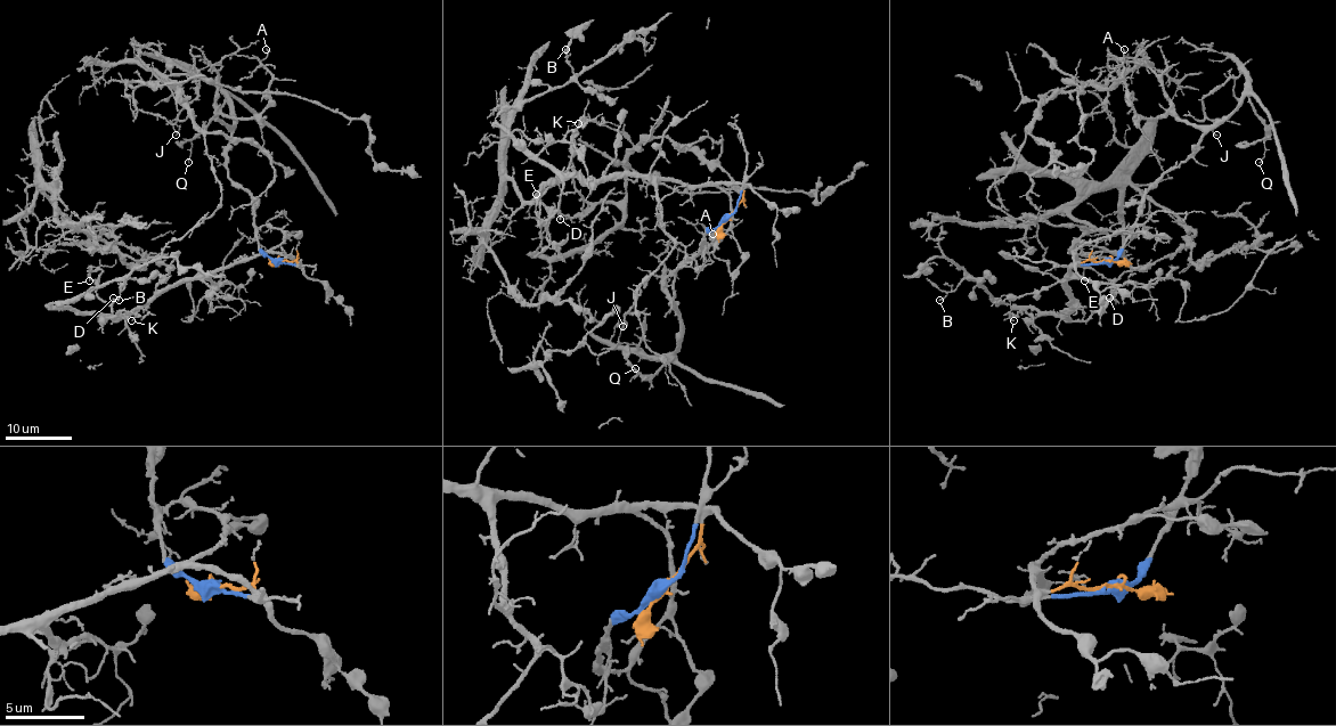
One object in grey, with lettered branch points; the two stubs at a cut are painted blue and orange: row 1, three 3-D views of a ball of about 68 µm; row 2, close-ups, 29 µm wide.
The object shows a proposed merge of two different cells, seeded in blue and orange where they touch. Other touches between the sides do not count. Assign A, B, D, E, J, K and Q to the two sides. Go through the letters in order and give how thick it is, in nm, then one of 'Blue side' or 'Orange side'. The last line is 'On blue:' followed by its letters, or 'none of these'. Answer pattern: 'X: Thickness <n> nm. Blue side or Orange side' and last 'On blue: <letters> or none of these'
A: Thickness 150 nm. Blue side
B: Thickness 130 nm. Orange side
D: Thickness 180 nm. Orange side
E: Thickness 100 nm. Orange side
J: Thickness 110 nm. Blue side
K: Thickness 110 nm. Orange side
Q: Thickness 130 nm. Blue side
On blue: A, J, Q

